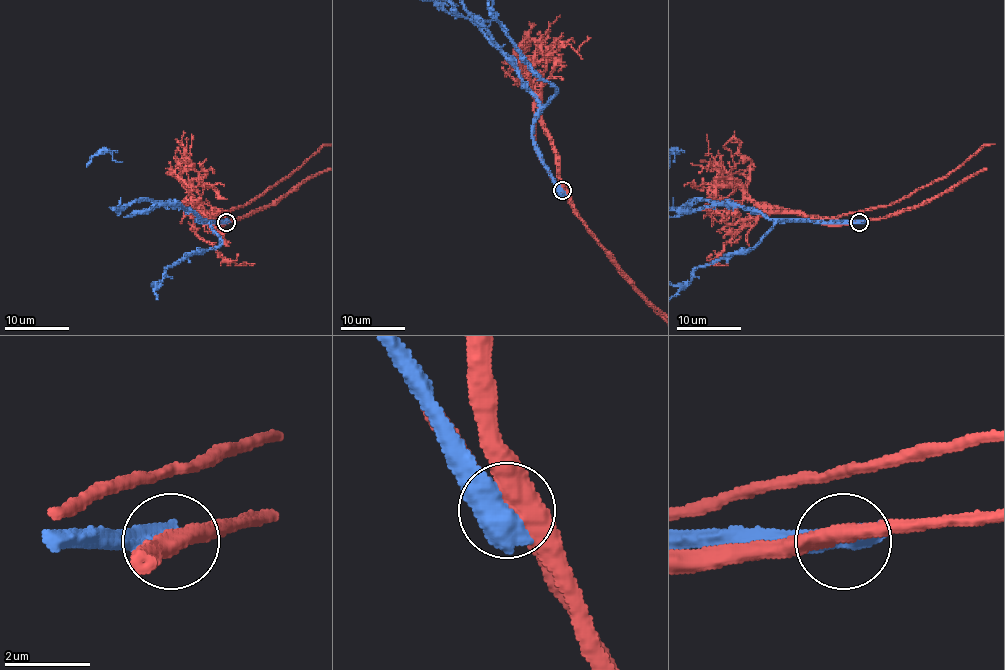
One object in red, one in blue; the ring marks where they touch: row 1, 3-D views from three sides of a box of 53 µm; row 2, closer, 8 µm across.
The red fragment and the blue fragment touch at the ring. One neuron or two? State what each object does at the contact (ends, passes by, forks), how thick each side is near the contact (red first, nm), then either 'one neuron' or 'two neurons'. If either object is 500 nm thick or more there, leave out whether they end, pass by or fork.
400 nm thick on the red side, 700 nm on the other; two neurons

